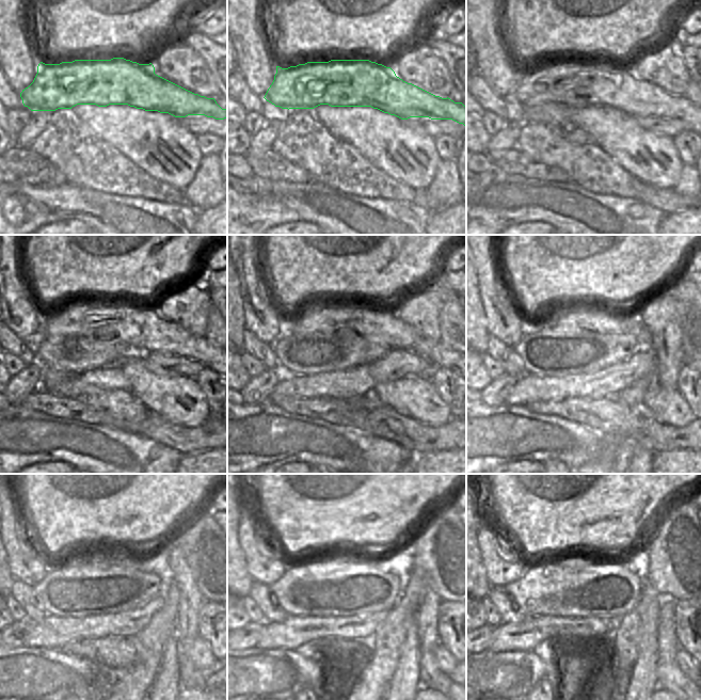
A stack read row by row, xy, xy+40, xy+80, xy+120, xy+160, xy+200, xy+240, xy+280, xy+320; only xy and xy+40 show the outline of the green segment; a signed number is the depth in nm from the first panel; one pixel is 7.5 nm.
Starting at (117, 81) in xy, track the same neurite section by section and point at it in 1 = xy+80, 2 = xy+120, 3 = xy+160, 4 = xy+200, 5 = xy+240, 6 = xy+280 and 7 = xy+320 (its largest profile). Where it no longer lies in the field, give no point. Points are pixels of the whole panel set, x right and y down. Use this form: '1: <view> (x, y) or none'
1: xy+80 (583, 84)
2: xy+120 (142, 329)
3: xy+160 (383, 327)
4: xy+200 (567, 323)
5: xy+240 (90, 566)
6: xy+280 (327, 567)
7: xy+320 (567, 567)

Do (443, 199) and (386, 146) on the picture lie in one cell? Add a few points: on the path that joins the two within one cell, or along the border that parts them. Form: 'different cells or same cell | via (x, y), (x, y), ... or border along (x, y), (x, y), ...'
different cells | border along (439, 162), (434, 177), (426, 190)

